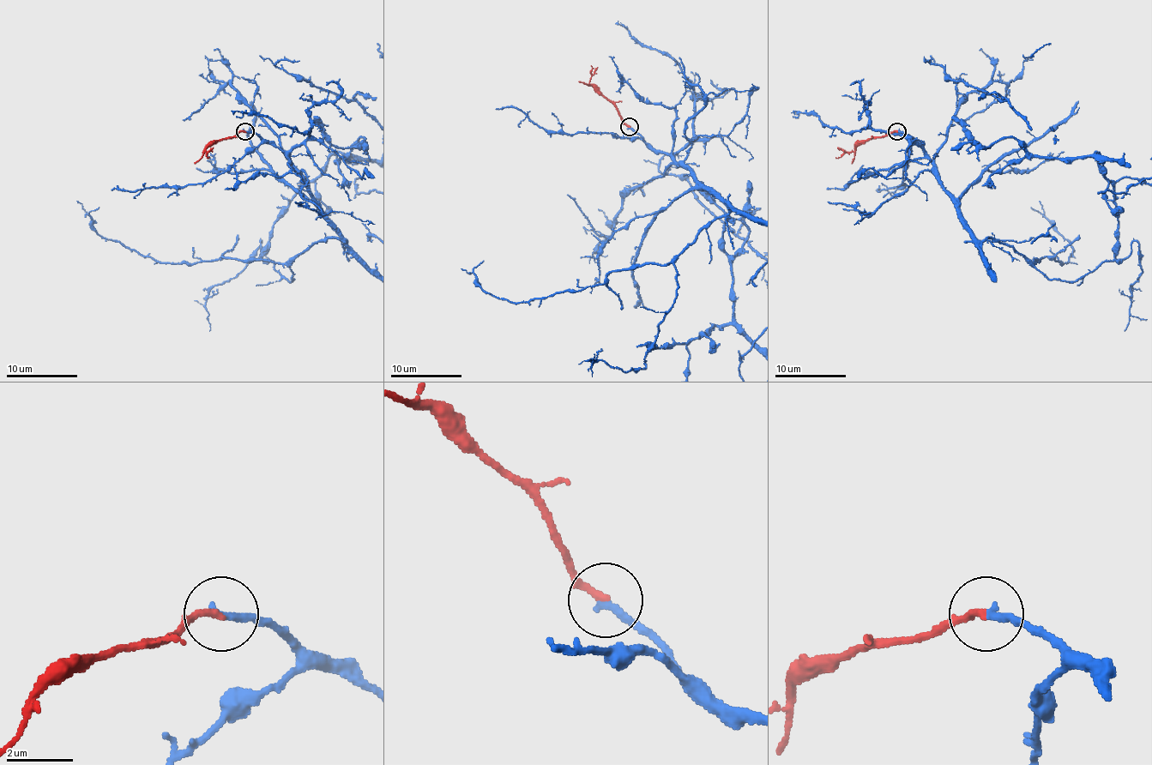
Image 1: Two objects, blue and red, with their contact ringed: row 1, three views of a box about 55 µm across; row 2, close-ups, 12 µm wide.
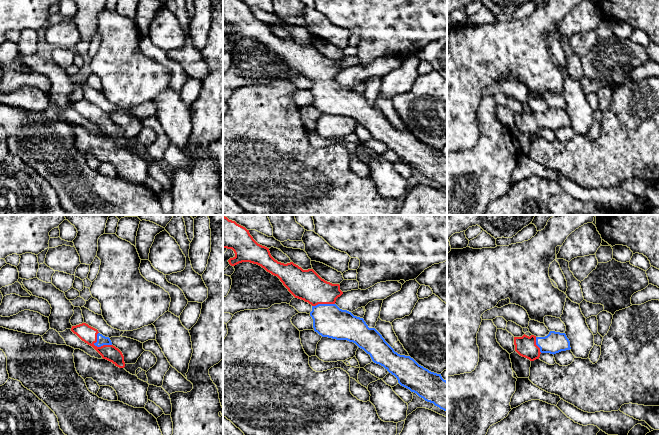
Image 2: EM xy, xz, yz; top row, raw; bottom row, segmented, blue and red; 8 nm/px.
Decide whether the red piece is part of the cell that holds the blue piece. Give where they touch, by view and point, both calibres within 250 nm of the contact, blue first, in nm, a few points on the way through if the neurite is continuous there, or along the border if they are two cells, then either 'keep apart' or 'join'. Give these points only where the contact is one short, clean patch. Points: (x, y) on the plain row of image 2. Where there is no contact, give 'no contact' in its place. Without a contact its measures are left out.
meets blue in xy at (98, 122); 80 nm thick on the blue side, 140 nm on the other; runs through xy (101, 116), (98, 122), (88, 110); join

